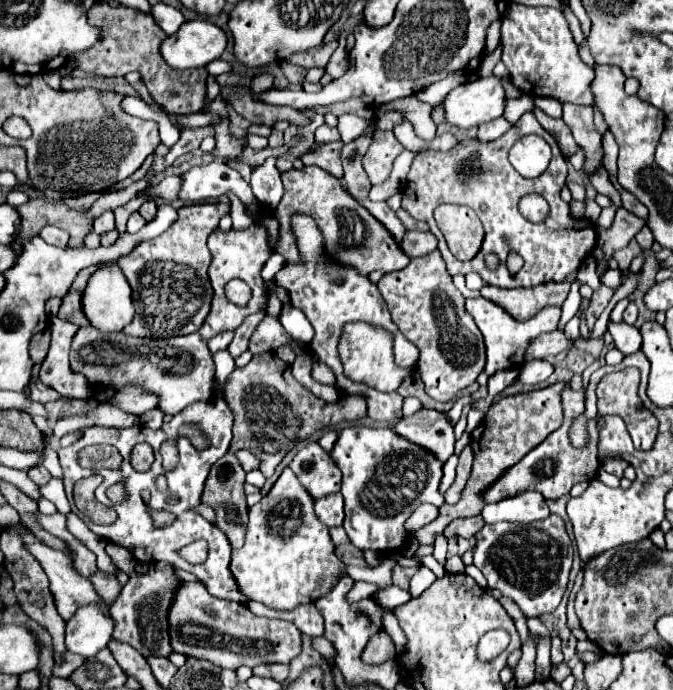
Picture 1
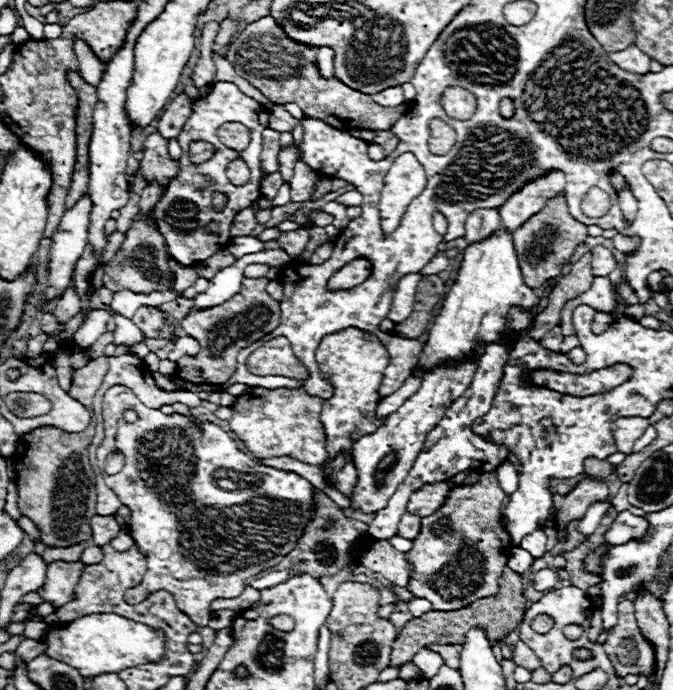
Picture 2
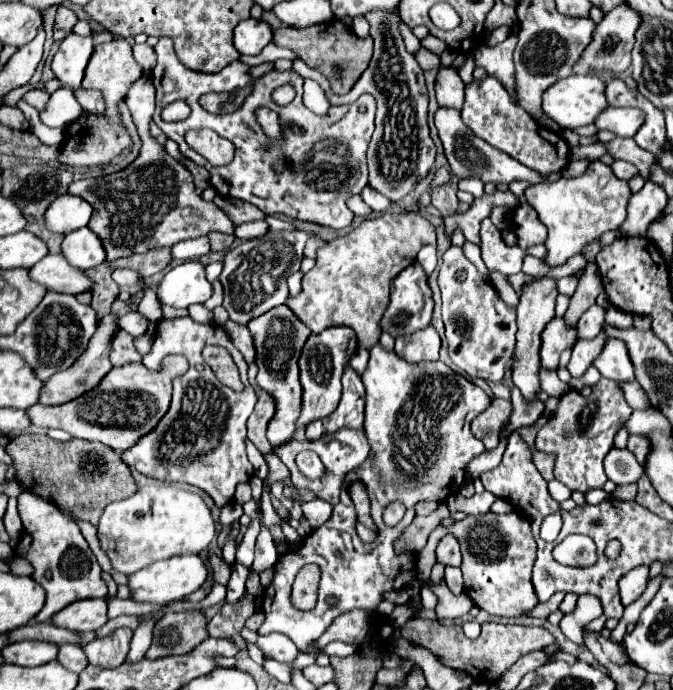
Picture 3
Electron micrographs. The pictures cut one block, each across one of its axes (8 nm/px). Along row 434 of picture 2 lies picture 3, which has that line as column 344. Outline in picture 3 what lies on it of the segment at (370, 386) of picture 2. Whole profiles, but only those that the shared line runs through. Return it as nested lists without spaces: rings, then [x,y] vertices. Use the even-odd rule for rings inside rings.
[[[336,326],[336,328],[328,328],[320,334],[310,334],[310,338],[306,340],[304,348],[302,348],[302,356],[298,360],[300,366],[300,384],[302,384],[302,414],[298,420],[298,426],[308,426],[310,422],[318,420],[318,418],[326,418],[330,416],[340,400],[340,378],[344,372],[344,366],[348,364],[350,356],[356,352],[356,334],[352,332],[352,328],[346,326]]]

